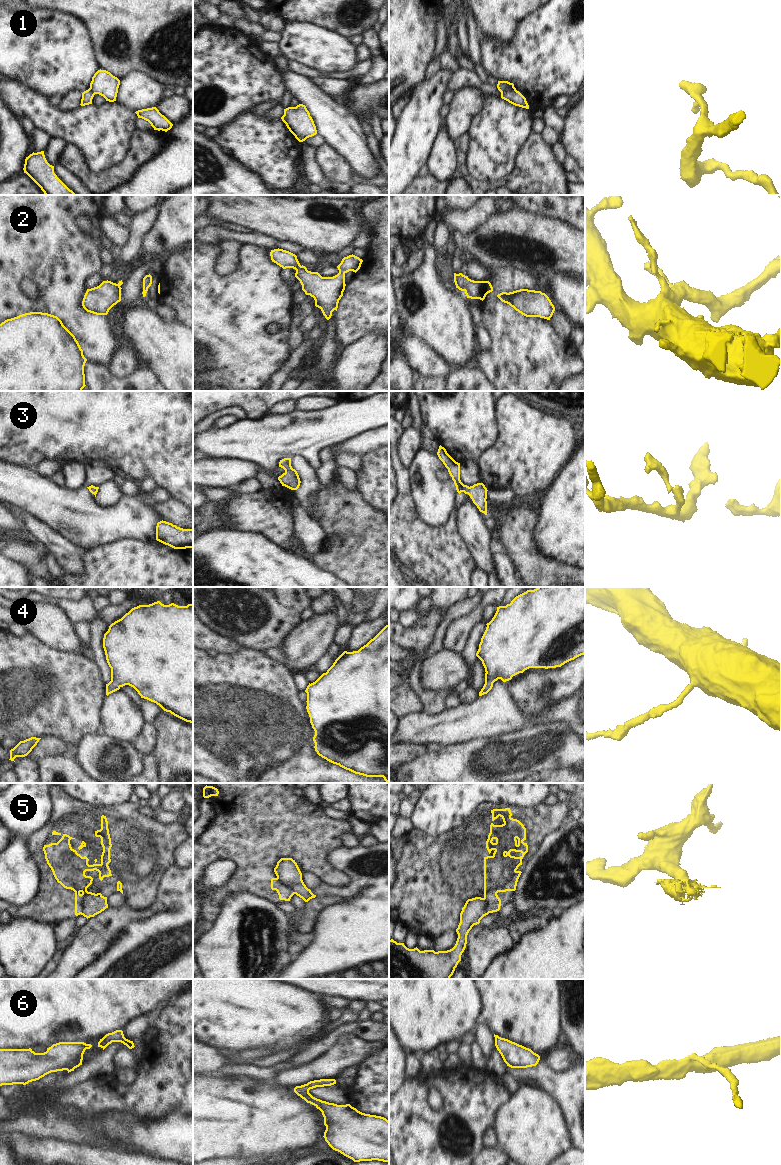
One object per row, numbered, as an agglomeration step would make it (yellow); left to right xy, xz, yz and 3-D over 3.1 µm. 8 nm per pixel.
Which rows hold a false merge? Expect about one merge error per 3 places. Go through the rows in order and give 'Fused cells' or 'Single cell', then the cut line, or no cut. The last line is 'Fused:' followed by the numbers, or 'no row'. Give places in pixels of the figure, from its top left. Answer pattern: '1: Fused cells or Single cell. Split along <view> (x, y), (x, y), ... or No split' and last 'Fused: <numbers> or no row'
1: Fused cells. Split along yz (516, 90), (501, 93)
2: Single cell. No split
3: Single cell. No split
4: Single cell. No split
5: Fused cells. Split along xy (101, 894), (88, 894), (81, 902), (81, 911), (79, 913)
6: Single cell. No split
Fused: 1, 5

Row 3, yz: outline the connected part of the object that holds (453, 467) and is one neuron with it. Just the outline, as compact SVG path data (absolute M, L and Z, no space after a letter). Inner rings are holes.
M439 446L437 455L448 469L452 480L456 486L457 492L468 494L473 503L477 506L480 512L487 515L487 488L483 483L477 483L473 486L464 485L460 480L460 463L456 462L446 451L444 447Z

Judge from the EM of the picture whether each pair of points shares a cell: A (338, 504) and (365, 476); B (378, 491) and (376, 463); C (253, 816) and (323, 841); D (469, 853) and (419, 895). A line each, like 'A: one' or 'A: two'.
A: two
B: one
C: one
D: one

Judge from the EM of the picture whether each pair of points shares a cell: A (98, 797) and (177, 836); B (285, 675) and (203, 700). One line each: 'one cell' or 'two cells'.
A: two cells
B: one cell

